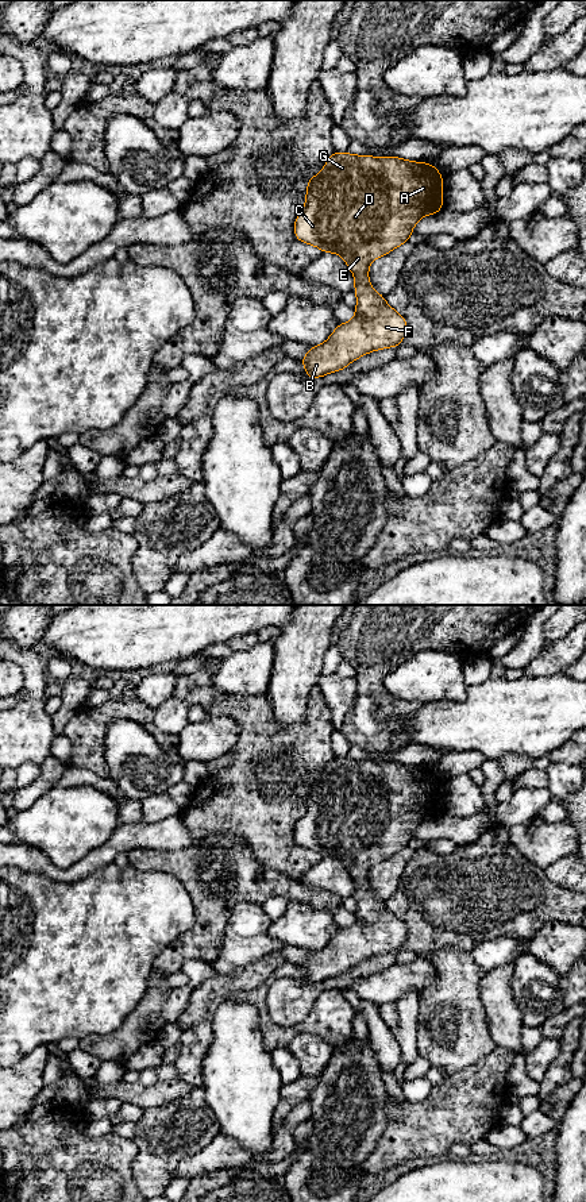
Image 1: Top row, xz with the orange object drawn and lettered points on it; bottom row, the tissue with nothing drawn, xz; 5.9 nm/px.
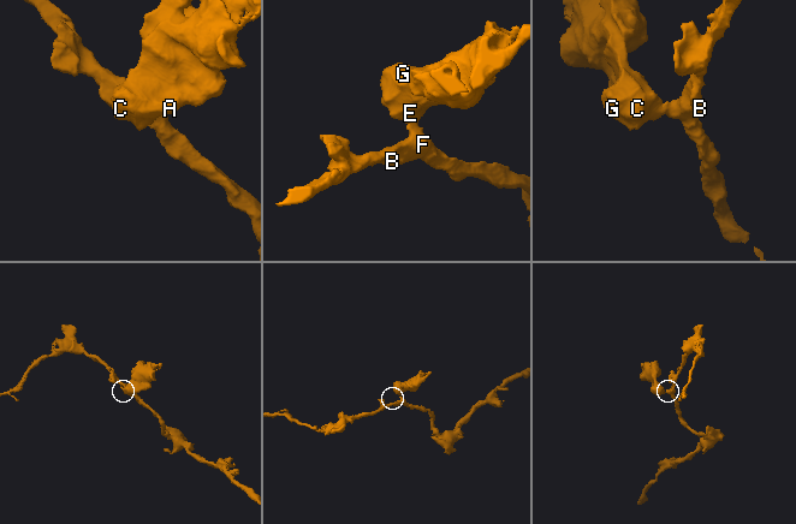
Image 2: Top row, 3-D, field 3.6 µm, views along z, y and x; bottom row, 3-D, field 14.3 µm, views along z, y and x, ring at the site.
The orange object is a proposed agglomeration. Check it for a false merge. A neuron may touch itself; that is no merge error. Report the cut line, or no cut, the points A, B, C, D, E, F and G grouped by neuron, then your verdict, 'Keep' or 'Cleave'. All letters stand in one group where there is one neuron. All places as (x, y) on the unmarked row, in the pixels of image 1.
No split. Groups: A B C D E F G. Keep

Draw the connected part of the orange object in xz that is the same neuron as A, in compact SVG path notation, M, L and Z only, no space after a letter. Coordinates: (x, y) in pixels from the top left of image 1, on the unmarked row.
M335 756L324 774L308 785L305 812L294 825L294 841L323 858L340 860L354 879L358 905L355 922L340 928L327 947L311 952L301 964L309 983L340 976L365 959L401 949L408 928L373 894L369 871L408 847L421 822L443 816L443 783L431 768Z

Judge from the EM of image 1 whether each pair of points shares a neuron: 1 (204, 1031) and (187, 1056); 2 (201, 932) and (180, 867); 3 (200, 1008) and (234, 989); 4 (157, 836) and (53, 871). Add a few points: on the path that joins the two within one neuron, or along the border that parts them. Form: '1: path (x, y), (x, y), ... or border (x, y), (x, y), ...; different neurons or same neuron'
1: path (203, 1037), (201, 1044), (193, 1052); same neuron
2: path (207, 916), (207, 894), (196, 883); same neuron
3: path (204, 998), (214, 989), (224, 989); same neuron
4: path (131, 836), (118, 842), (103, 855), (78, 870); same neuron

